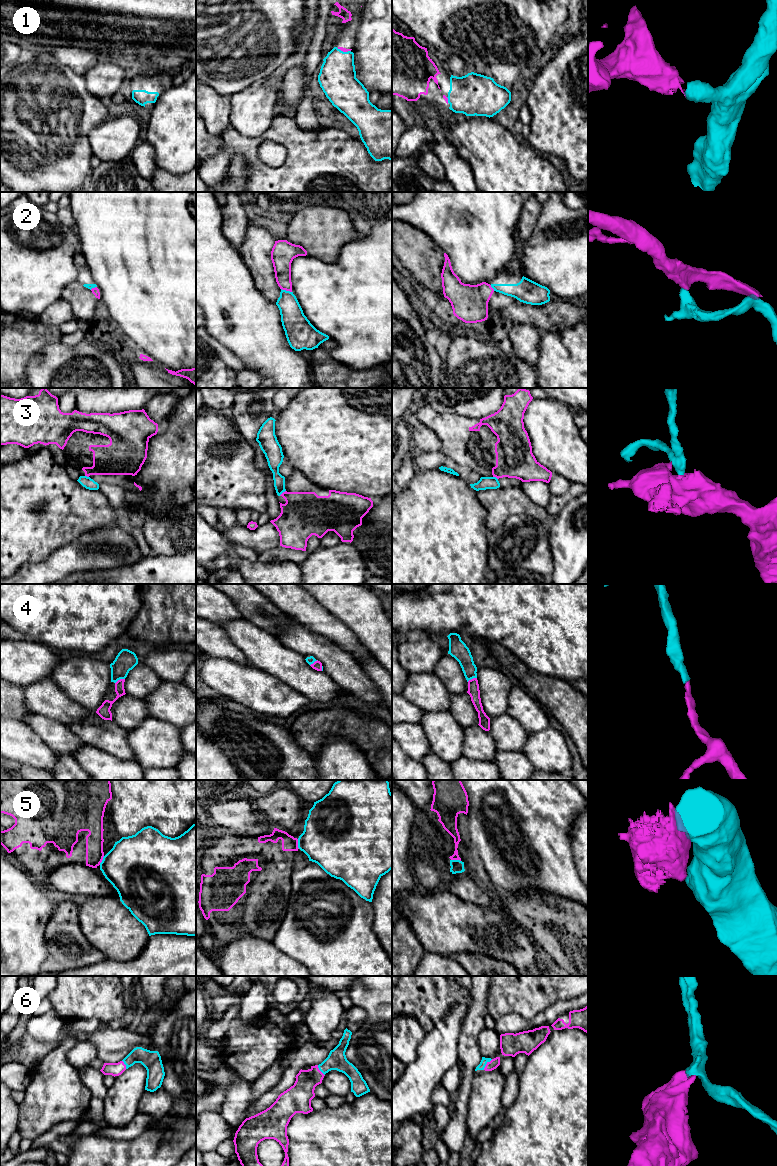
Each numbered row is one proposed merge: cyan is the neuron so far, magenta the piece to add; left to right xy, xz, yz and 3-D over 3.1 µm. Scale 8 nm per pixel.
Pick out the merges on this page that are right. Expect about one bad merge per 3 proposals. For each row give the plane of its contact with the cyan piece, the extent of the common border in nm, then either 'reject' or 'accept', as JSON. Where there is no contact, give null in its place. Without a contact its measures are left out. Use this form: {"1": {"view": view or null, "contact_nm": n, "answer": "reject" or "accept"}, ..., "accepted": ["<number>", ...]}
{"1": {"view": "xz", "contact_nm": 90, "answer": "accept"}, "2": {"view": "xz", "contact_nm": 90, "answer": "reject"}, "3": {"view": "xz", "contact_nm": 70, "answer": "reject"}, "4": {"view": "xy", "contact_nm": 90, "answer": "accept"}, "5": {"view": "xz", "contact_nm": 80, "answer": "reject"}, "6": {"view": "yz", "contact_nm": 120, "answer": "accept"}, "accepted": ["1", "4", "6"]}

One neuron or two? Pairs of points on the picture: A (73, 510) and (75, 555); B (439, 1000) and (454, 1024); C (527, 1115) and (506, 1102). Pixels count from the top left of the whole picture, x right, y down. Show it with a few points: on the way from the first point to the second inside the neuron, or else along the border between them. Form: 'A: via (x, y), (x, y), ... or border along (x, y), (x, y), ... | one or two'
A: border along (95, 529), (82, 532), (68, 543), (53, 551) | two
B: border along (466, 1007), (462, 1004), (453, 1004), (431, 1030) | two
C: border along (519, 1082), (517, 1097), (506, 1110) | two

